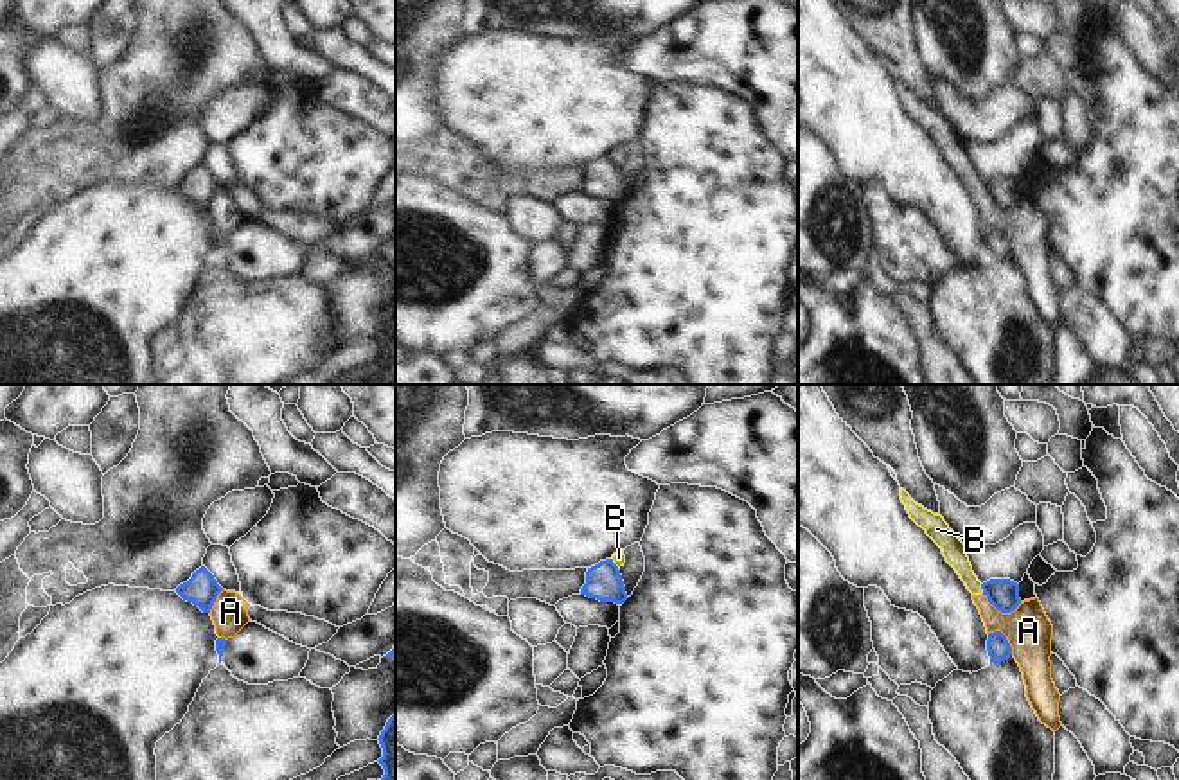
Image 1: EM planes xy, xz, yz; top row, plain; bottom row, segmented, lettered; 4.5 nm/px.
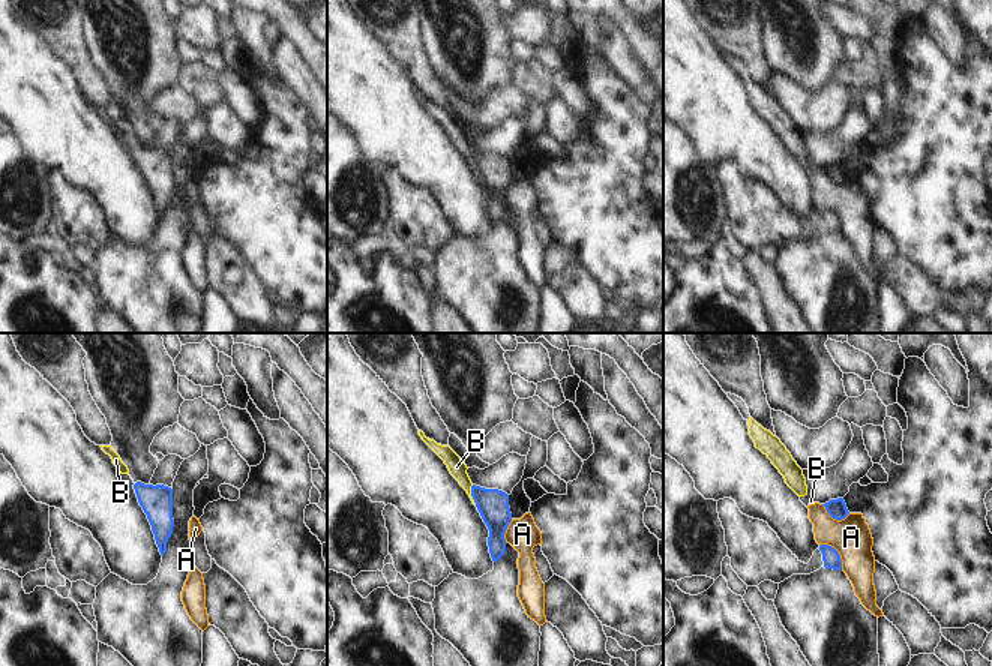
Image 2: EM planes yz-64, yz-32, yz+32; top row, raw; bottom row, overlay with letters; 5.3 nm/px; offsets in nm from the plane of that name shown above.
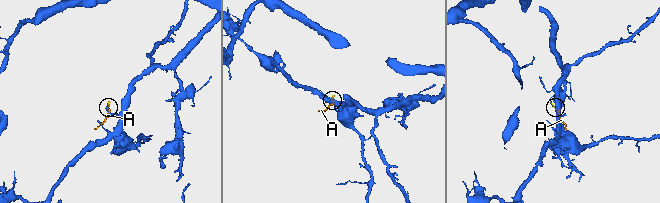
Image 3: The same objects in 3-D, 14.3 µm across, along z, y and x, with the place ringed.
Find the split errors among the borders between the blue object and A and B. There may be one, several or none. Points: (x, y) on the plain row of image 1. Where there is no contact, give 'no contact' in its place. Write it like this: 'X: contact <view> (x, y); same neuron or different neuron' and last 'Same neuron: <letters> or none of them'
A: contact yz (1001, 209); different neuron
B: contact yz (982, 186); different neuron
Same neuron: none of them

